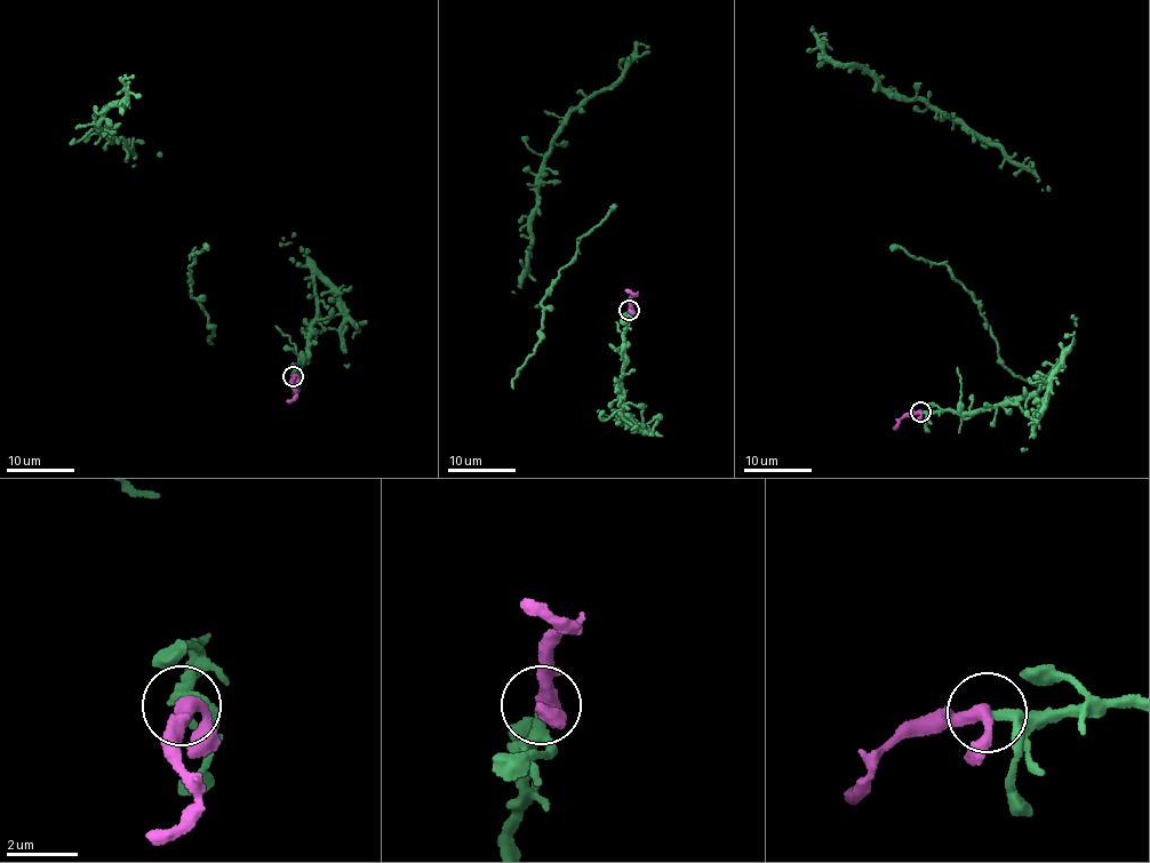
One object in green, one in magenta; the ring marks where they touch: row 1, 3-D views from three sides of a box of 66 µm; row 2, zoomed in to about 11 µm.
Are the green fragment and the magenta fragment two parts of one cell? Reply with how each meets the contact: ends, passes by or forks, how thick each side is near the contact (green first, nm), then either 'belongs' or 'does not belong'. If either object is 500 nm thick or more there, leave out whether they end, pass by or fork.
green passes by; magenta passes by; calibres 240 and 340 nm; belongs

